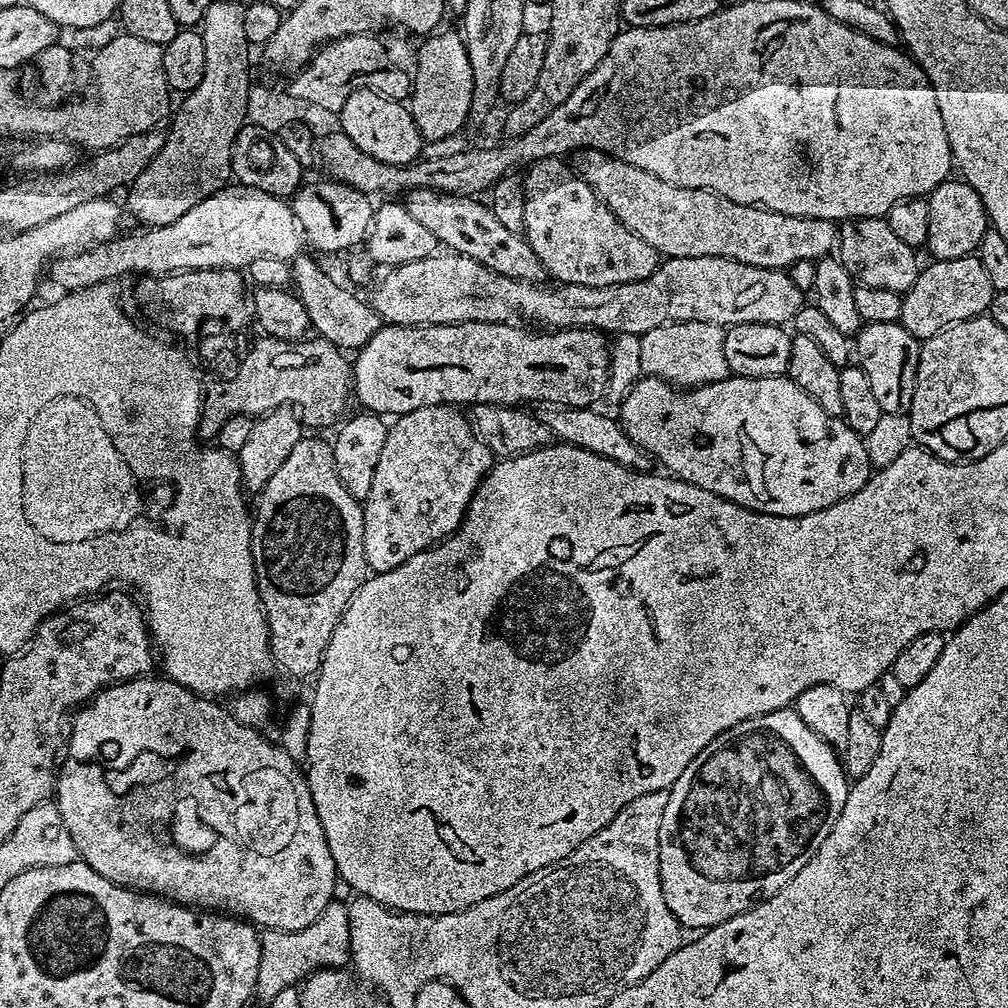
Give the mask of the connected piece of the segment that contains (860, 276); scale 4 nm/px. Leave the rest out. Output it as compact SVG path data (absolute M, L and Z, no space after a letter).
M875 216L861 220L845 220L838 228L838 258L846 266L857 285L878 286L878 290L905 293L914 286L921 265L916 264L917 253L901 242L887 219Z

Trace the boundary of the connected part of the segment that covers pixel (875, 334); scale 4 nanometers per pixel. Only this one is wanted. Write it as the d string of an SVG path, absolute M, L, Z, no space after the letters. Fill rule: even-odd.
M897 322L865 323L854 337L854 360L866 374L870 387L874 390L874 399L881 413L886 415L908 415L910 402L914 398L914 382L918 374L918 358L921 341L906 331L903 324Z

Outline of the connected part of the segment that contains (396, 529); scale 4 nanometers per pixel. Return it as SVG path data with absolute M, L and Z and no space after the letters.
M435 404L410 410L405 416L397 416L391 421L382 454L378 454L378 466L374 466L370 494L362 501L362 550L365 565L373 573L402 566L402 562L414 554L425 552L433 544L439 544L445 536L452 535L464 520L464 511L477 485L492 467L494 457L492 451L472 433L467 417L460 412L459 407L451 404Z

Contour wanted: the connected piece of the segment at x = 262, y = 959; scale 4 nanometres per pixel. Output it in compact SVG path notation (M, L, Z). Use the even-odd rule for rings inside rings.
M338 900L329 901L315 922L300 931L280 933L276 929L263 929L258 937L260 940L259 972L255 995L266 1004L280 990L293 987L309 974L321 968L338 970L351 961L349 914L348 907L343 901L341 903Z

